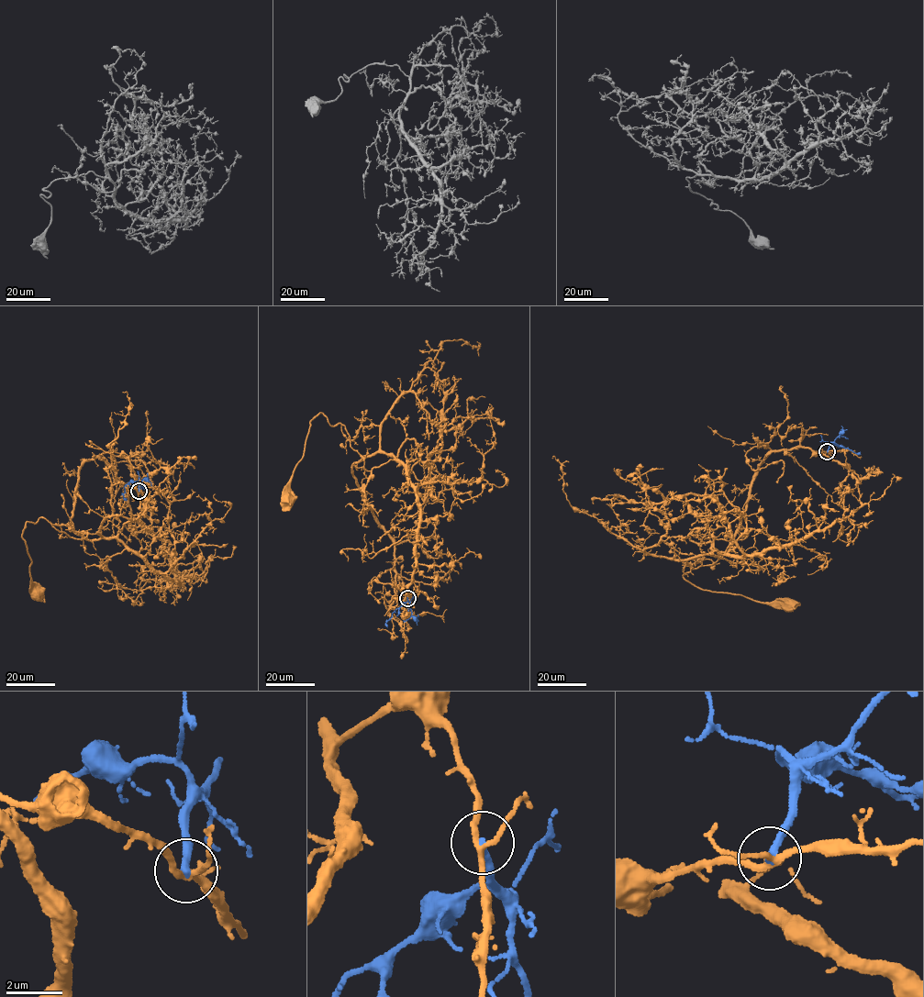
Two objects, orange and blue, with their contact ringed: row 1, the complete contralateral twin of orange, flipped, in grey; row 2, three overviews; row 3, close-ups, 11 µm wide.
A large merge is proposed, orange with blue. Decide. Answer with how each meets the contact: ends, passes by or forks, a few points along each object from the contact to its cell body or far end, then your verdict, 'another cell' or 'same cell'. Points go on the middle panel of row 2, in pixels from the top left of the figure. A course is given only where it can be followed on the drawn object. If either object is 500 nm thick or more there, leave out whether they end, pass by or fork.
orange forks | blue ends | orange via (407, 598), (393, 586), (394, 540), (351, 473), (361, 457), (345, 426), (322, 413), (310, 421), (290, 498) | blue via (407, 598), (409, 603), (403, 603), (392, 613), (385, 623), (386, 626) | another cell

